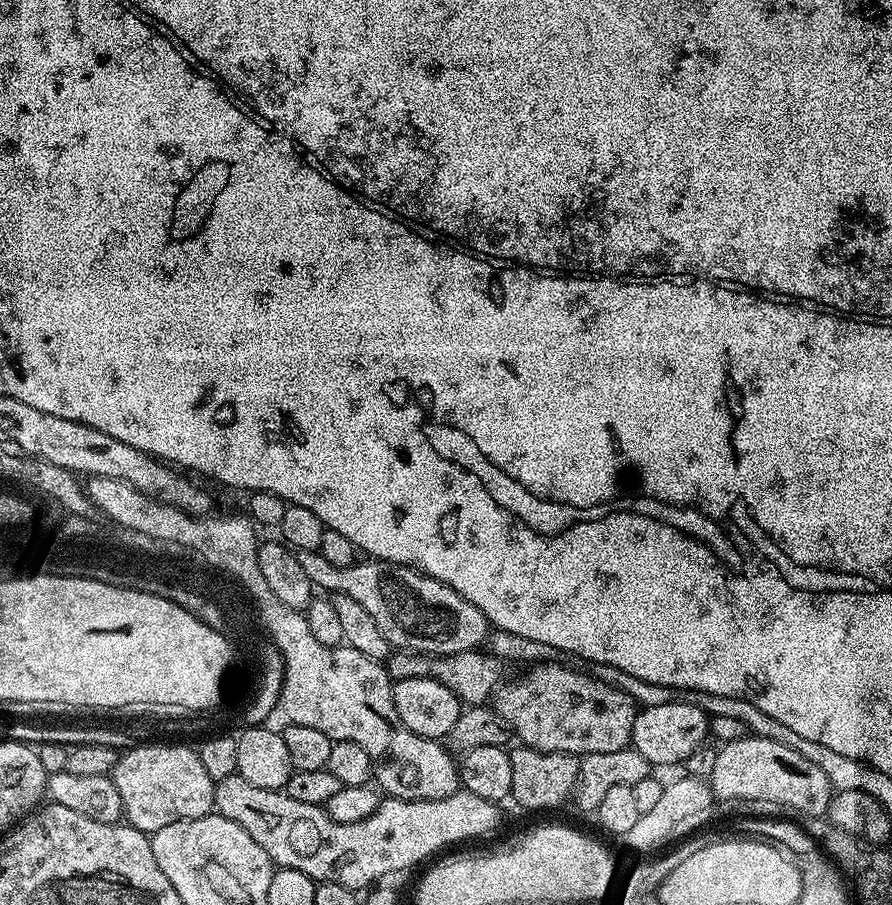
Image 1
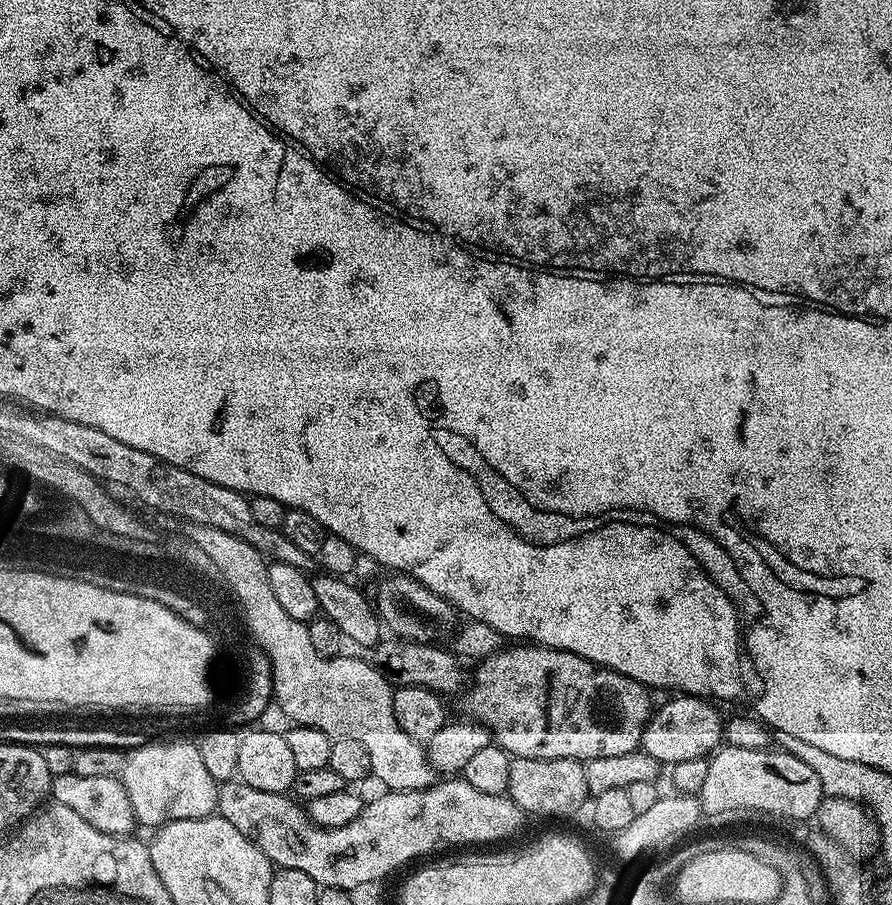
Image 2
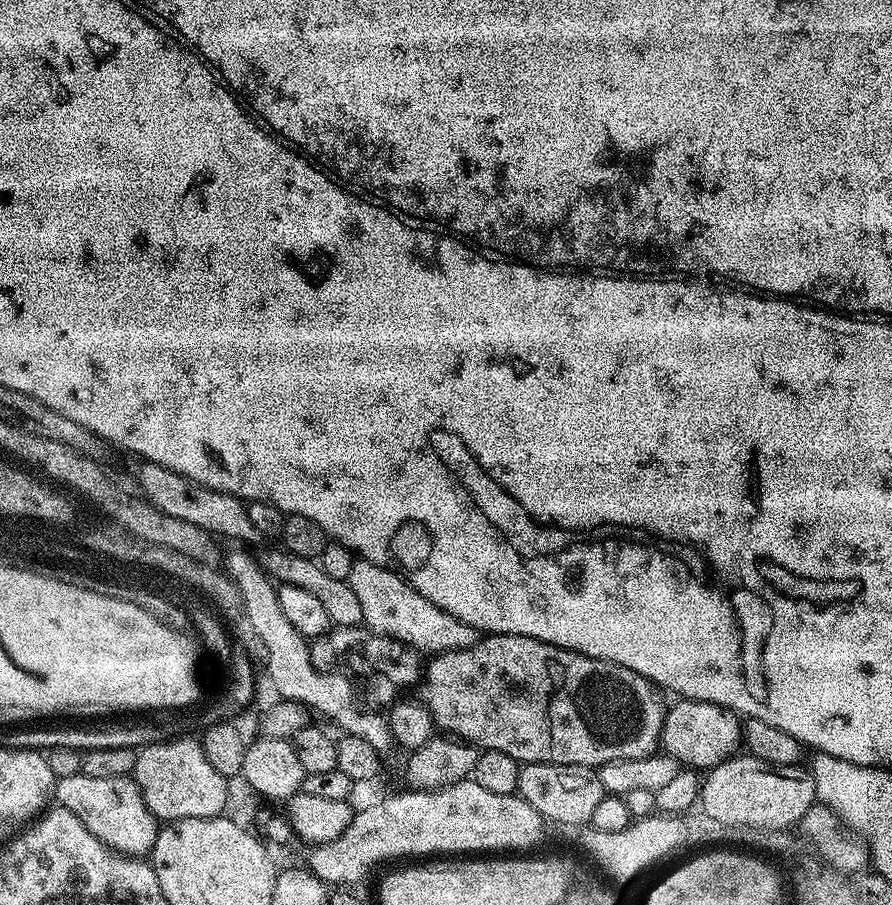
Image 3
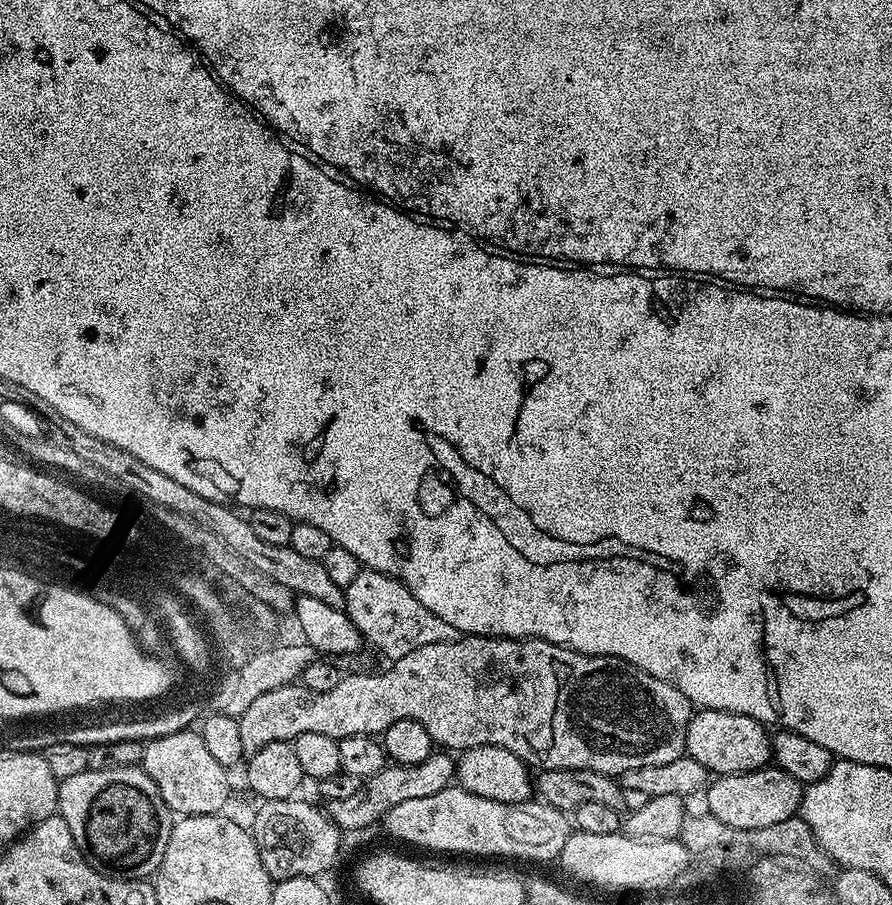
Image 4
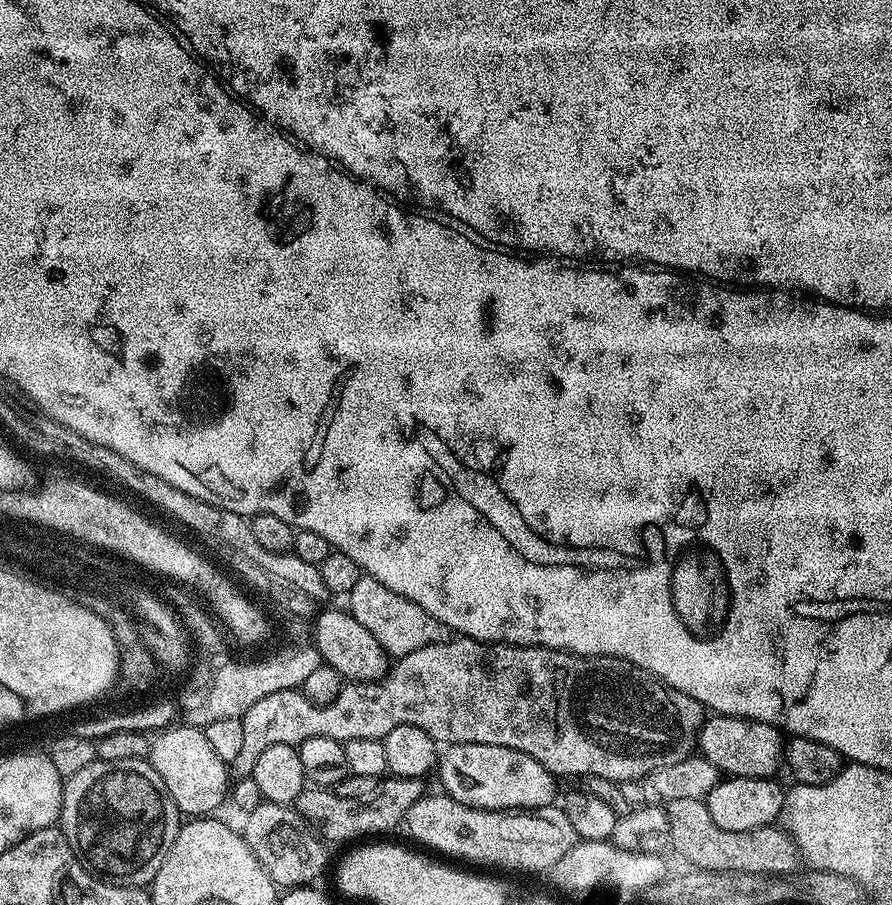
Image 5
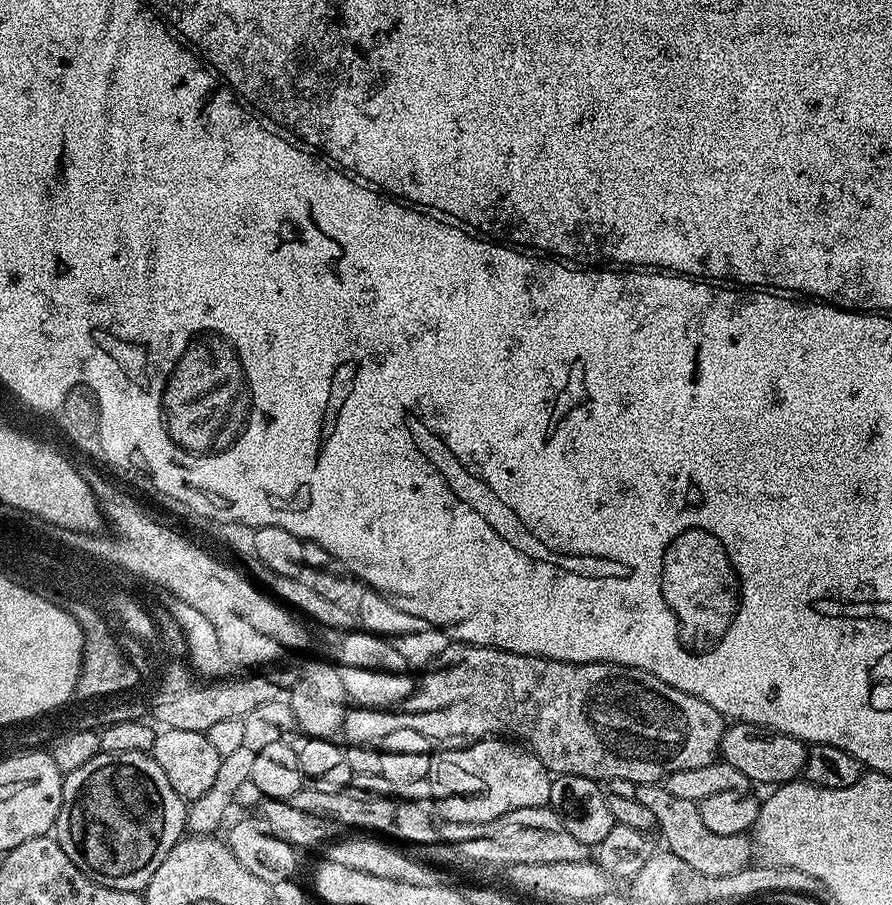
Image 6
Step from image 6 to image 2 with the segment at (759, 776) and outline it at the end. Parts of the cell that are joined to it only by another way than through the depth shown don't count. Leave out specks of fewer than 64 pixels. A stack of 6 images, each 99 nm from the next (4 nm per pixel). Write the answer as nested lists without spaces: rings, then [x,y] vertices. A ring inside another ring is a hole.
[[[676,694],[653,711],[644,727],[642,750],[661,766],[673,766],[690,759],[708,758],[721,747],[724,739],[724,720],[715,703],[707,699]]]

